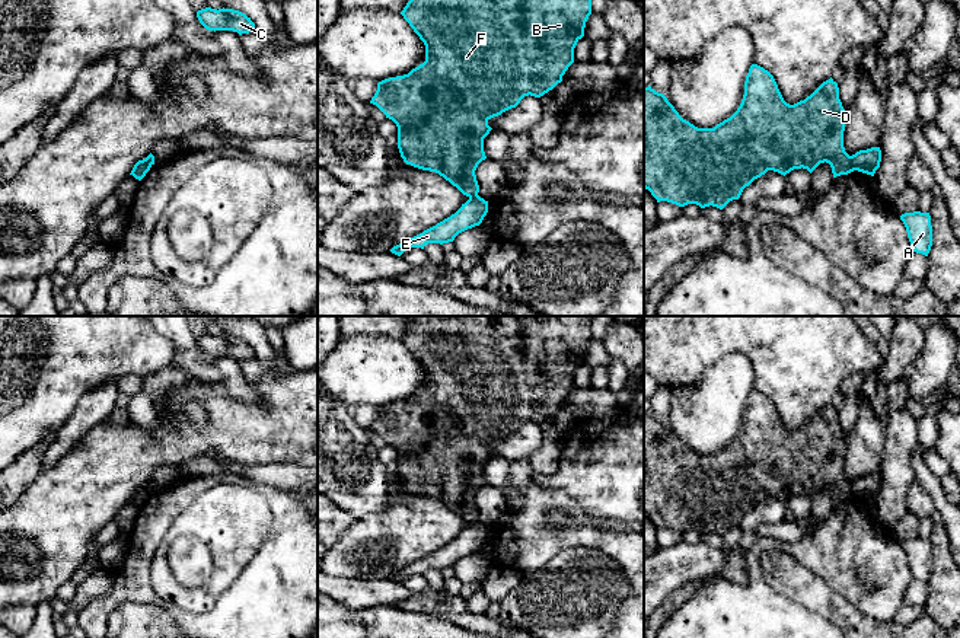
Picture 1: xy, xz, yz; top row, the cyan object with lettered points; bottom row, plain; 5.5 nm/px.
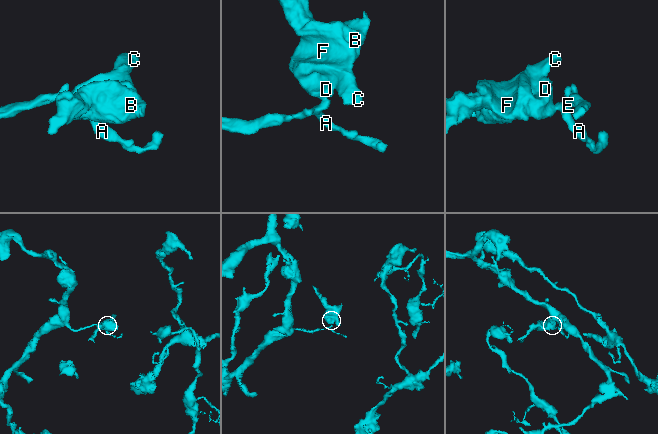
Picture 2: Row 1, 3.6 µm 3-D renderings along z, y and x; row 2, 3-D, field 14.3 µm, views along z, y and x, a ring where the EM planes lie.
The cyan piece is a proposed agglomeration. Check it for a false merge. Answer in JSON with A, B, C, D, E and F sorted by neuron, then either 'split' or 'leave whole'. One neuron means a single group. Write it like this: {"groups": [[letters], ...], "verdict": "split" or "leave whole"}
{"groups": [["A", "E"], ["B", "C", "D", "F"]], "verdict": "split"}

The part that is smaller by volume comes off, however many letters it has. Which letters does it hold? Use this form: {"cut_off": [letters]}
{"cut_off": ["B", "C", "D", "F"]}

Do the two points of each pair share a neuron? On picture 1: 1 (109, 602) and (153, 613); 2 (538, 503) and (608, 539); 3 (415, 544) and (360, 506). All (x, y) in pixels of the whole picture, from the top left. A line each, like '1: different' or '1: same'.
1: different
2: same
3: different

